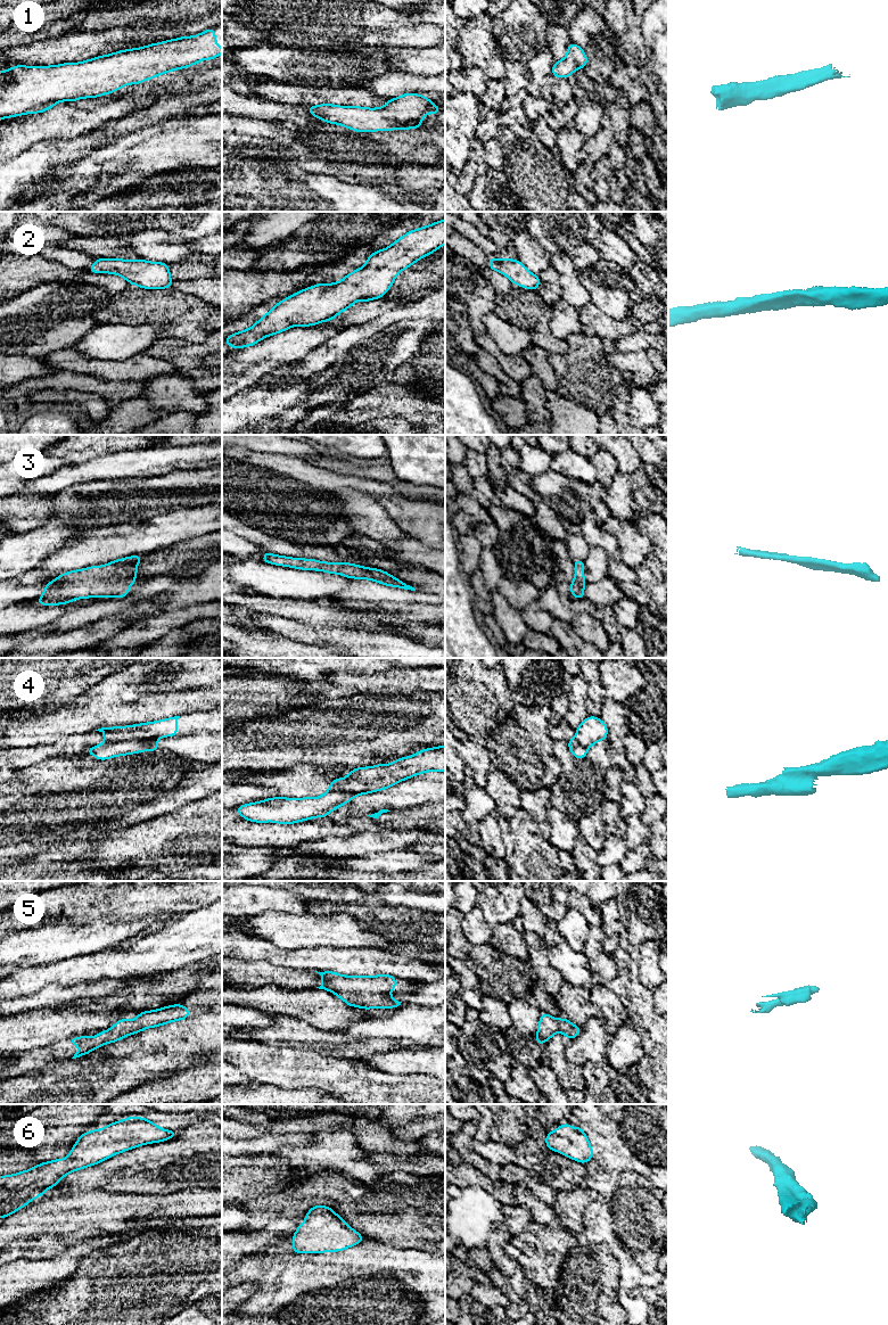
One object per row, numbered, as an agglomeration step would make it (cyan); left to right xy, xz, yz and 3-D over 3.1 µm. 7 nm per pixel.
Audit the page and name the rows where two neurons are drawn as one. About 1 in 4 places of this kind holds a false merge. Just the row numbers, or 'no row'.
4

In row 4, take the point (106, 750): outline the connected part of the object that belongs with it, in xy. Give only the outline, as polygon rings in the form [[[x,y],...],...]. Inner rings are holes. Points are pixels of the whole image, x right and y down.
[[[158,738],[146,739],[124,739],[118,741],[108,741],[85,750],[87,754],[94,756],[99,760],[109,759],[116,756],[125,756],[142,751],[157,751]]]

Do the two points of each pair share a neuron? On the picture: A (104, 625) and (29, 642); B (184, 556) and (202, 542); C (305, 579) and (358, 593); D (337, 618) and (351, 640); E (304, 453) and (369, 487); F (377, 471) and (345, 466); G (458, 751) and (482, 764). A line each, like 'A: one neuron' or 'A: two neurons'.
A: one neuron
B: one neuron
C: two neurons
D: two neurons
E: two neurons
F: one neuron
G: one neuron

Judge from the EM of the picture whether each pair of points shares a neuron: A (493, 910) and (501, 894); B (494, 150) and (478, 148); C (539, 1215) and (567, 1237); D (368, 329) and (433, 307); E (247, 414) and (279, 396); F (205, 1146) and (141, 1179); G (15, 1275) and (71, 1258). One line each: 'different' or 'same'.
A: same
B: same
C: different
D: same
E: same
F: same
G: same

